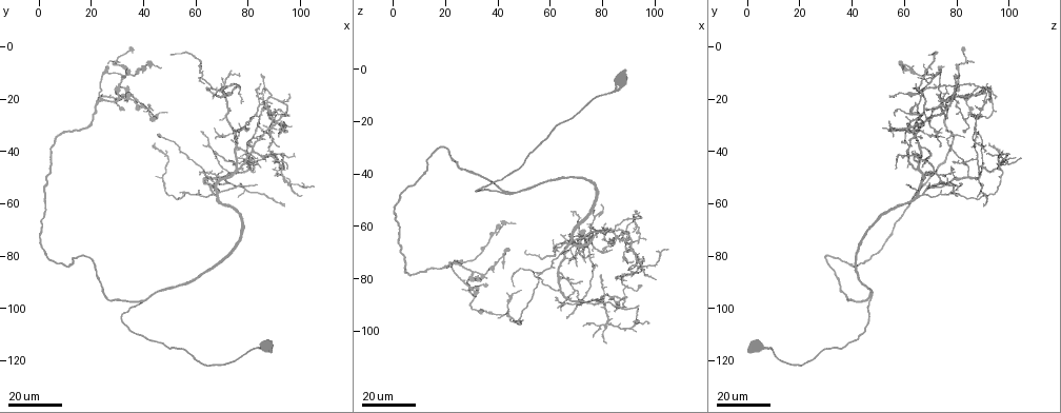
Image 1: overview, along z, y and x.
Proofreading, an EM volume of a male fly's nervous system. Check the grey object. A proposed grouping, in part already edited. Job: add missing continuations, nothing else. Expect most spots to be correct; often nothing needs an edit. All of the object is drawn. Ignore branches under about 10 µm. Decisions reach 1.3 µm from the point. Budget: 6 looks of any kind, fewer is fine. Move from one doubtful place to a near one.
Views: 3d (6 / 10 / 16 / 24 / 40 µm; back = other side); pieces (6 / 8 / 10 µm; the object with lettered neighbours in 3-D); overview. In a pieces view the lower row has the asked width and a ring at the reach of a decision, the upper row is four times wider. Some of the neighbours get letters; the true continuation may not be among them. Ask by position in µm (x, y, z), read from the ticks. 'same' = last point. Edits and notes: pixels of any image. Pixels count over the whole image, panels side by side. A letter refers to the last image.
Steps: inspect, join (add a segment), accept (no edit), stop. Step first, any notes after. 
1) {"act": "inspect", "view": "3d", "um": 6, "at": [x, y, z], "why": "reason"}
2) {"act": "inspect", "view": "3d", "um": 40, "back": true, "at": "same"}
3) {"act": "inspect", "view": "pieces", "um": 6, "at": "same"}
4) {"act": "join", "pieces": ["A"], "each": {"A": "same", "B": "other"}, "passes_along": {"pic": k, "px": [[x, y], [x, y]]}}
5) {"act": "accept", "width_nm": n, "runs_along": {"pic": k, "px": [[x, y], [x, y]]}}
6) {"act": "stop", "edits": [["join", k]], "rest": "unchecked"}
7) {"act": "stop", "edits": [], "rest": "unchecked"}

{"act": "inspect", "view": "3d", "um": 24, "at": [31, 6, 86]}

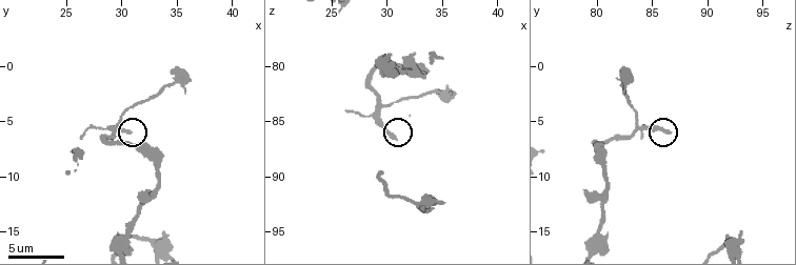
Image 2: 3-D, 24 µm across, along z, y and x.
{"act": "inspect", "view": "pieces", "um": 8, "at": [30.8, 6.2, 86.4]}

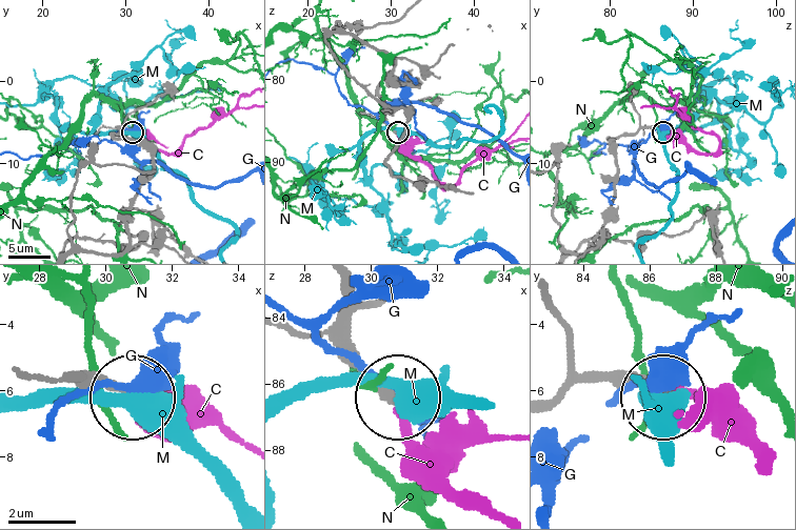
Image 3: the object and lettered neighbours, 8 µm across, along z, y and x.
{"act": "join", "pieces": ["C"], "each": {"C": "same", "G": "other", "M": "other", "N": "other"}, "passes_along": {"pic": 3, "px": [[120, 128], [171, 154], [237, 101]]}, "found": "it goes on there"}

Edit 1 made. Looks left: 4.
{"act": "inspect", "view": "overview"}

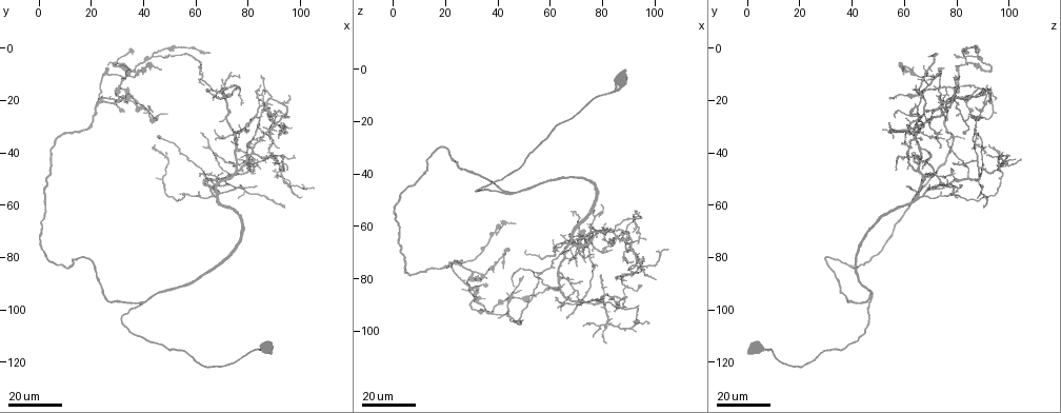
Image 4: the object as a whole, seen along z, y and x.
{"act": "inspect", "view": "3d", "um": 16, "at": [72, 49, 68], "why": "free end"}

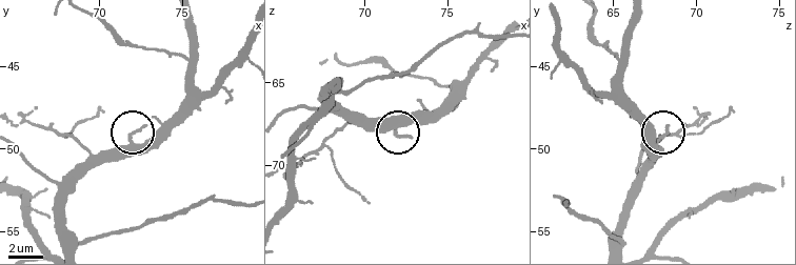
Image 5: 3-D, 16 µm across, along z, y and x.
{"act": "inspect", "view": "pieces", "um": 8, "at": [72.8, 48.6, 68.3]}

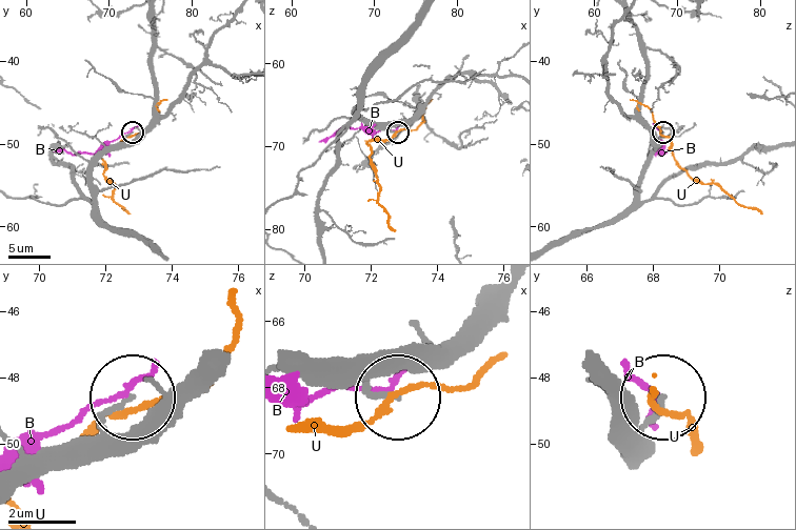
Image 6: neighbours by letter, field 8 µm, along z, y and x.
{"act": "accept", "each": {"B": "other", "U": "other"}, "runs_along": {"pic": 6, "px": [[23, 487], [65, 462], [131, 396]]}, "found": "no lettered segment goes on from it"}

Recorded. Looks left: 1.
{"act": "stop", "edits": [["join", 3]], "rest": "unchecked"}

